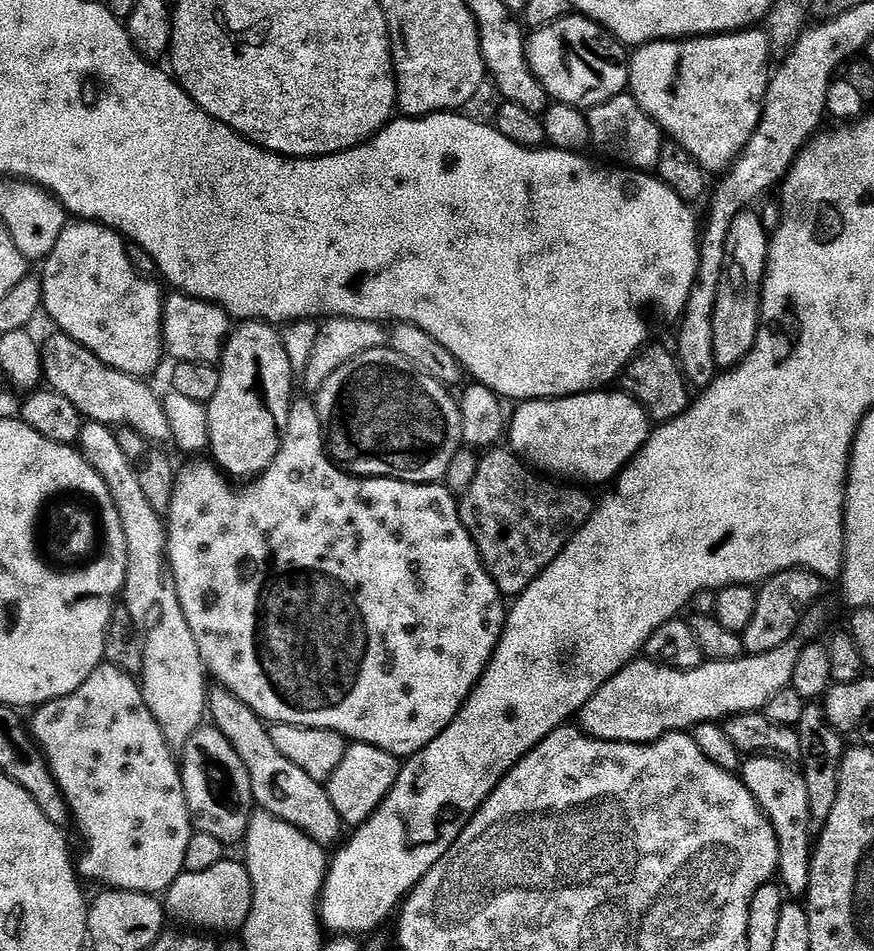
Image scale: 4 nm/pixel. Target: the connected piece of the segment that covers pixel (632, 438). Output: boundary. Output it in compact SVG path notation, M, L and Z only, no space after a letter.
M612 390L582 392L559 400L523 401L510 416L511 451L549 477L576 486L611 485L647 442L650 417L644 406L627 392L608 391Z

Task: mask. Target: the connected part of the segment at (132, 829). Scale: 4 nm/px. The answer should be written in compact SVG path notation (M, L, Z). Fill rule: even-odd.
M105 662L74 690L74 694L62 697L61 700L52 700L49 704L41 704L35 709L32 724L30 720L30 732L34 737L39 749L44 753L45 760L48 761L48 769L52 771L52 777L56 779L56 785L60 787L60 792L64 795L64 800L68 803L68 811L74 824L80 827L82 835L88 839L88 861L84 864L84 872L88 876L93 876L96 880L101 880L104 886L112 890L121 892L147 892L149 894L167 893L168 887L180 877L184 871L186 862L186 850L190 846L194 835L192 816L188 812L186 794L183 790L183 778L181 769L178 767L177 759L172 758L170 745L164 740L160 727L150 714L150 710L144 702L144 696L140 693L140 687L135 679L132 680L120 668L115 668L112 662Z

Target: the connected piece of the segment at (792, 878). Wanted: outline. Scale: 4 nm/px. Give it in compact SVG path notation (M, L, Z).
M765 754L747 757L741 763L738 775L743 780L746 790L754 794L754 798L760 803L760 808L774 826L780 854L779 883L789 893L792 891L794 895L803 897L808 890L808 875L812 873L812 853L814 851L810 790L806 790L806 778L803 771L795 763L778 756Z

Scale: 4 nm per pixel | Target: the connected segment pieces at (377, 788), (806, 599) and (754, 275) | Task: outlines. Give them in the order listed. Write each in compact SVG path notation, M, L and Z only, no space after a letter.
M353 743L345 751L344 761L340 763L338 770L326 781L328 797L330 802L334 802L334 810L338 810L341 821L345 825L352 824L351 826L367 824L396 784L400 769L397 757L386 750L369 744Z
M803 569L779 572L778 575L764 582L757 593L754 618L747 627L744 638L744 648L749 655L769 653L784 645L797 633L803 616L811 609L822 590L823 579L806 572Z
M744 210L733 217L729 222L729 233L725 242L725 266L718 286L717 301L714 303L713 312L713 356L716 367L727 370L740 364L750 352L756 341L756 332L760 328L760 286L764 283L764 271L768 261L769 229L764 229L764 224L756 216L751 216L751 211Z

